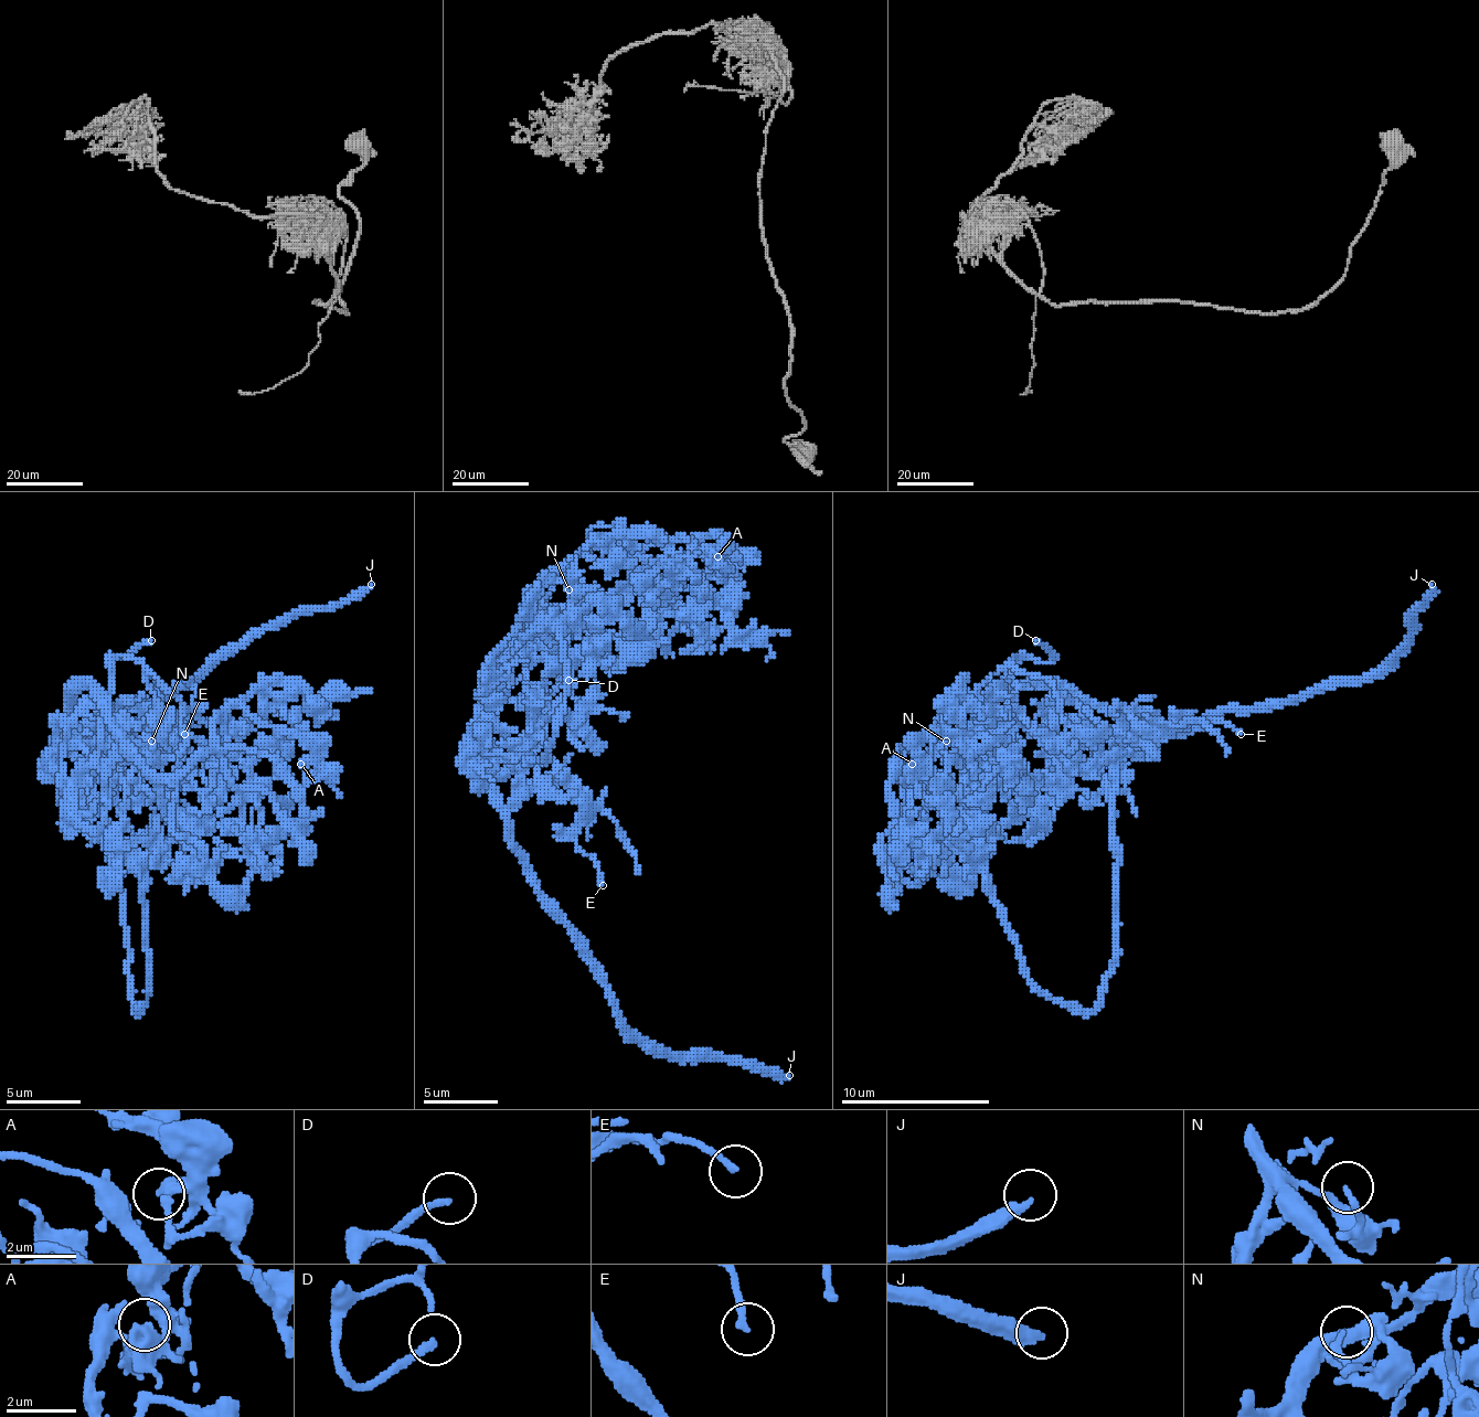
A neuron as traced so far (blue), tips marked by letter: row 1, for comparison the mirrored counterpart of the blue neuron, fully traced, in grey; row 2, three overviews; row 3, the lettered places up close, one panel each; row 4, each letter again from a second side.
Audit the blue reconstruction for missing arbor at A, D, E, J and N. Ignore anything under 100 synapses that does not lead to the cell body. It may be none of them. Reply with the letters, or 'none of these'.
D, J

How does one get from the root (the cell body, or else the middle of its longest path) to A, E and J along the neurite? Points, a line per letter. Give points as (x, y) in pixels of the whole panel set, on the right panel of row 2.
A: (1095, 707), (1046, 689), (998, 692), (908, 775), (905, 756), (957, 704), (905, 782), (912, 764)
E: (1095, 707), (1110, 707), (1125, 722), (1114, 711), (1121, 704), (1155, 730), (1181, 730), (1214, 718), (1241, 734)
J: (1095, 707), (1181, 730), (1222, 711), (1267, 711), (1330, 685), (1353, 685), (1408, 637), (1432, 584)

